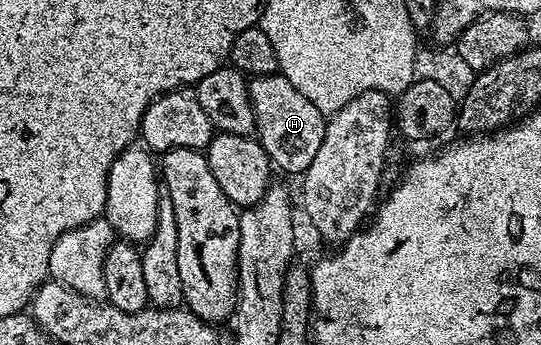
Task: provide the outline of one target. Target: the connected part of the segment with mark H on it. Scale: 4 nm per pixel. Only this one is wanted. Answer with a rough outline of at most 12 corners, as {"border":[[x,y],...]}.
{"border":[[283,74],[251,78],[254,137],[302,175],[328,119]]}

